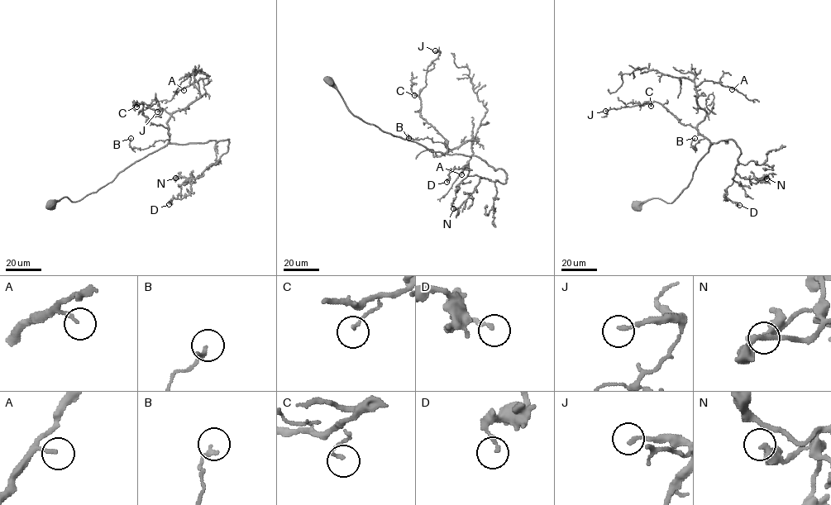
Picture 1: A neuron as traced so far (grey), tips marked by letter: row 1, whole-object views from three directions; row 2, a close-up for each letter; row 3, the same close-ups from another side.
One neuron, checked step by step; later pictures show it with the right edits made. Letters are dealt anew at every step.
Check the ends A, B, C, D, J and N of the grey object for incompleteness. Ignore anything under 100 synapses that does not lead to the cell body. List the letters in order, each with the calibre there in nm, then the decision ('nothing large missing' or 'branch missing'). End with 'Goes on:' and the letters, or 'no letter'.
A: 130 nm thick; nothing large missing
B: 190 nm thick; nothing large missing
C: 120 nm thick; nothing large missing
D: 190 nm thick; nothing large missing
J: 170 nm thick; nothing large missing
N: 400 nm thick; nothing large missing
Goes on: no letter

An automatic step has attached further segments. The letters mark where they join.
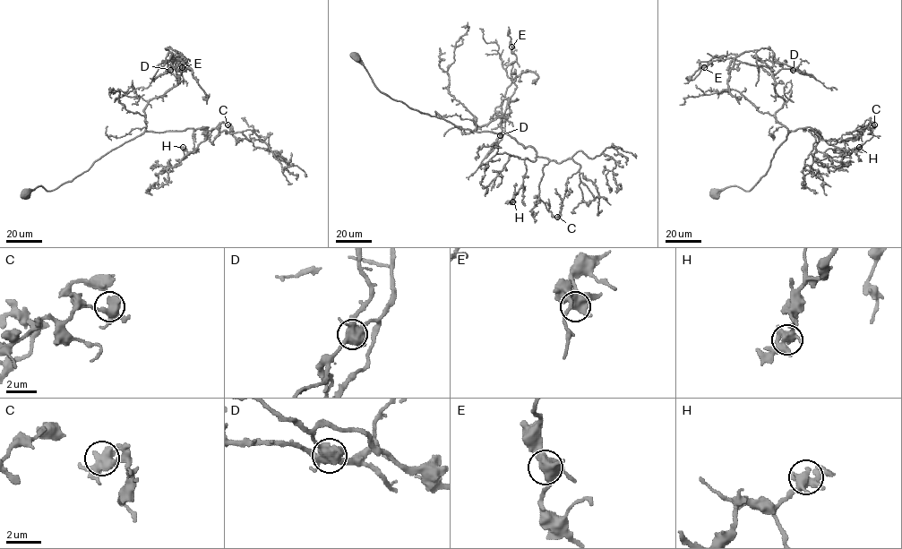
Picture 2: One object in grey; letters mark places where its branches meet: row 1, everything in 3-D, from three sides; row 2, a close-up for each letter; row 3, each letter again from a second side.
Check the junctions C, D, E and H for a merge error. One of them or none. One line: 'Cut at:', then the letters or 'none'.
Cut at: D

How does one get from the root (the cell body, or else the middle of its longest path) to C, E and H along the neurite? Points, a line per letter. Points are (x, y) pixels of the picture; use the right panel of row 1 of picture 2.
C: (714, 193), (732, 185), (749, 191), (789, 131), (811, 127), (822, 140), (841, 142), (874, 124)
E: (714, 193), (732, 185), (749, 191), (788, 131), (775, 115), (785, 100), (770, 69), (721, 57), (704, 67)
H: (714, 193), (732, 185), (749, 191), (791, 131), (810, 127), (821, 152), (849, 154), (859, 147)

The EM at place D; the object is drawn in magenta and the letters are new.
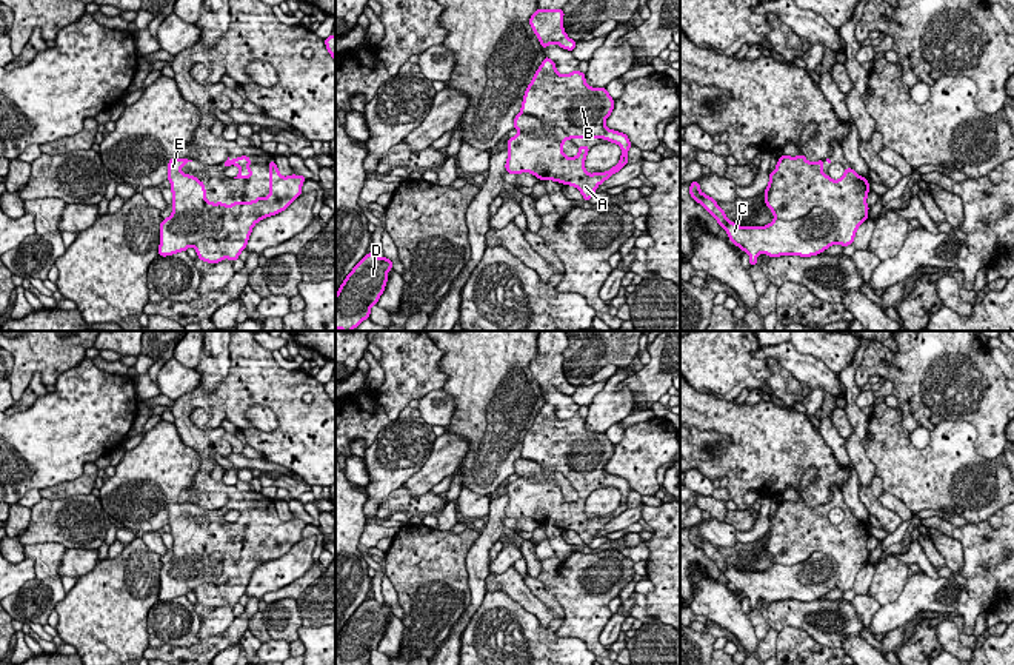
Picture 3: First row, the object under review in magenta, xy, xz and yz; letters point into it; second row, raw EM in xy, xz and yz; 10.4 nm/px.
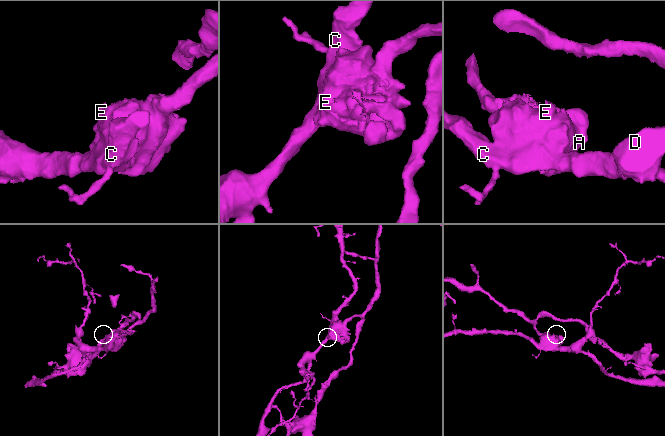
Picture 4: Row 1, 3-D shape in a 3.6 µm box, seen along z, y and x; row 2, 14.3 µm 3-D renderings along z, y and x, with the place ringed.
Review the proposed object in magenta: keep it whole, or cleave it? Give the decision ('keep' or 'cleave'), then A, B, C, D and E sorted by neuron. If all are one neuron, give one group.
cleave | A B E / C D

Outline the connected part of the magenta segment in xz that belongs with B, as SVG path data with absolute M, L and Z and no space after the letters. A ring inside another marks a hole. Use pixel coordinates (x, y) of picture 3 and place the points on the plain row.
M545 402L528 429L520 457L545 470L543 479L520 477L508 485L506 517L531 517L540 525L575 531L588 546L597 531L628 508L631 486L626 479L608 474L605 465L614 454L606 433L591 433L575 414L562 420ZM575 483L606 483L622 493L620 506L606 517L588 519L585 503L589 491L579 491L575 502L563 499L563 488Z

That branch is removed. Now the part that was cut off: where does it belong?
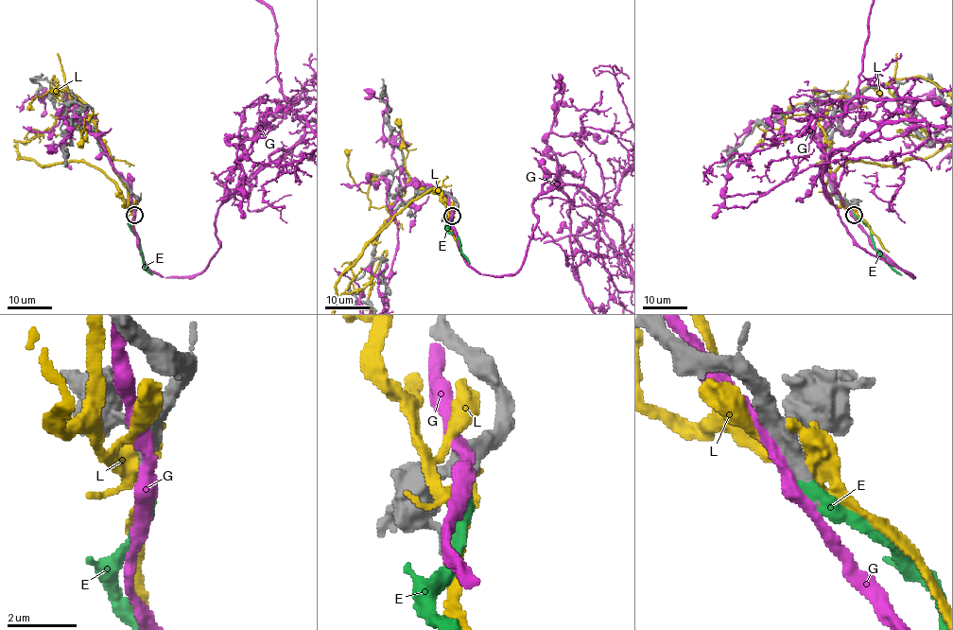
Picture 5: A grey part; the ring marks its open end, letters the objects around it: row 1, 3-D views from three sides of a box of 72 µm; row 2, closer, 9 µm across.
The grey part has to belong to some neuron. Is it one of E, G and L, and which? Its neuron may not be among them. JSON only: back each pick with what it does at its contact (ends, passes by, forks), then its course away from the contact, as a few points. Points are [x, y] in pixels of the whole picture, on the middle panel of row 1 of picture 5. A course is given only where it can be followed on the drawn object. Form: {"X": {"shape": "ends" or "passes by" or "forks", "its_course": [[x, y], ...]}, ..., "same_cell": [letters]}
{"E": {"shape": "ends", "its_course": [[452, 216], [449, 230], [458, 236], [461, 253], [470, 264]]}, "same_cell": ["E"]}

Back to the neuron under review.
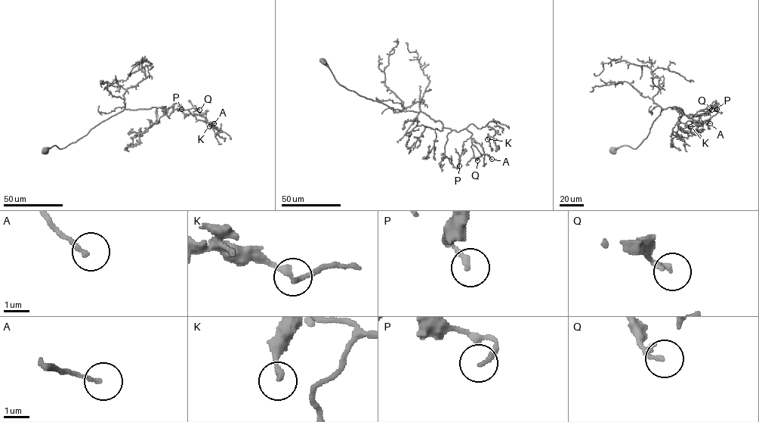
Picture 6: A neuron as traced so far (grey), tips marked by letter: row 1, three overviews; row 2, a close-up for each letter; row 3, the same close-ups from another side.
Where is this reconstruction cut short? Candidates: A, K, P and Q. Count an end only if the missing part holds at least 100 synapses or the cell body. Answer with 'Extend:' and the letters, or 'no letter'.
Extend: no letter

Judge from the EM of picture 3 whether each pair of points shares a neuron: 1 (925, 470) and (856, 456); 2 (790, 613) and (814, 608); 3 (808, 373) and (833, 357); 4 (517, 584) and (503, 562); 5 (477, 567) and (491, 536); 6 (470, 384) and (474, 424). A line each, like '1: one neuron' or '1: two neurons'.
1: two neurons
2: one neuron
3: two neurons
4: two neurons
5: one neuron
6: one neuron

